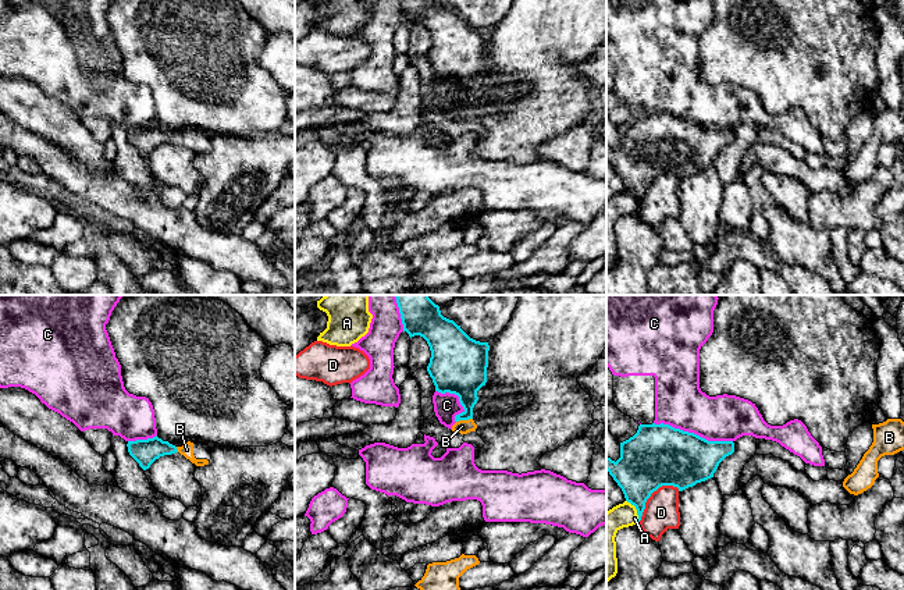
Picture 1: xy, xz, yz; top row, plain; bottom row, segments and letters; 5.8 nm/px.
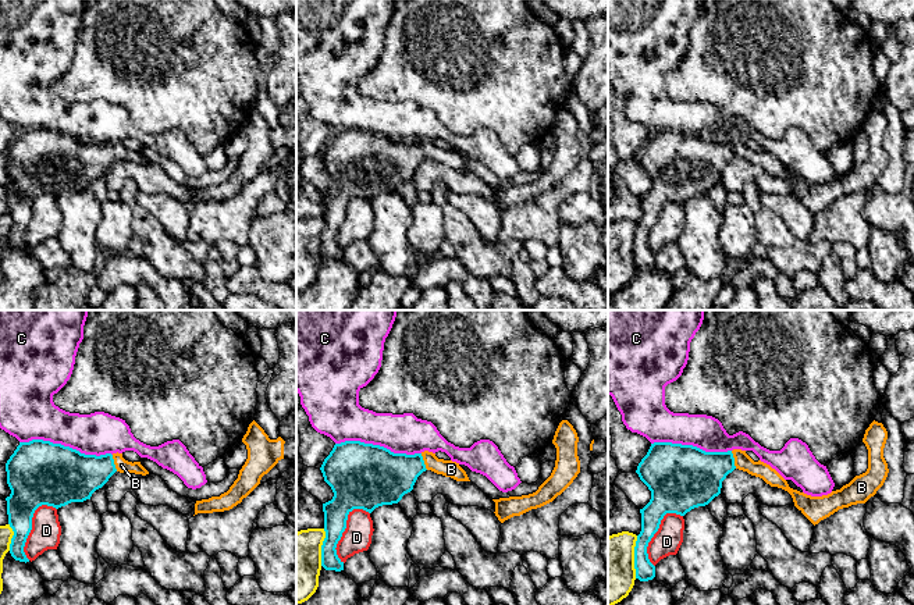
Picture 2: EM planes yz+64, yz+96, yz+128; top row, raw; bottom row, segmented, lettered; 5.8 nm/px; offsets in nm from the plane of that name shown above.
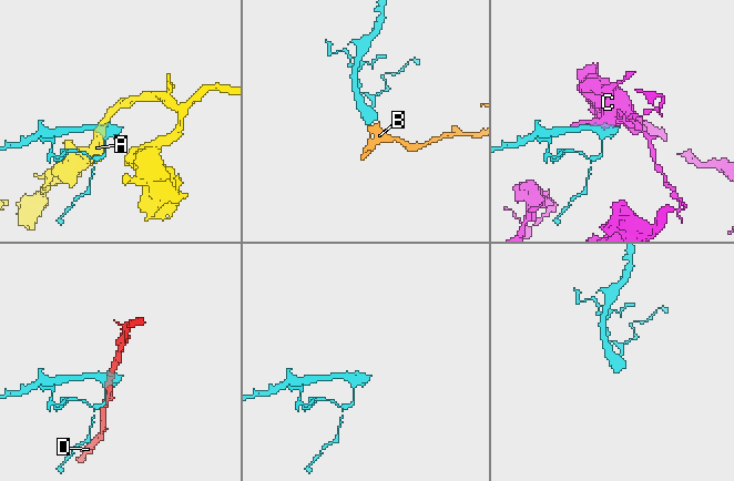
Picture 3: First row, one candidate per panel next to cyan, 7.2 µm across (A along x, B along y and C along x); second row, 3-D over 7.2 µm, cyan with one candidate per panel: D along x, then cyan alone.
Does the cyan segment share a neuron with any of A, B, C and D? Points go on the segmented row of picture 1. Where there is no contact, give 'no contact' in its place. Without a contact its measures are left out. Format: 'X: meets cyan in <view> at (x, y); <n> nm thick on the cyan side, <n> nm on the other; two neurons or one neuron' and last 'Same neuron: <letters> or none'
A: meets cyan in yz at (637, 511); 300 nm thick on the cyan side, 140 nm on the other; two neurons
B: meets cyan in xz at (463, 419); 240 nm thick on the cyan side, 80 nm on the other; one neuron
C: meets cyan in yz at (693, 433); 360 nm thick on the cyan side, 280 nm on the other; two neurons
D: meets cyan in yz at (648, 497); 360 nm thick on the cyan side, 200 nm on the other; two neurons
Same neuron: B

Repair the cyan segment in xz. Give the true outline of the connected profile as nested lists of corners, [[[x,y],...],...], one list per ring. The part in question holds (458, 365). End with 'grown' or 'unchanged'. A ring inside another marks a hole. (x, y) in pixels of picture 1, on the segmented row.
[[[395,295],[403,331],[423,337],[431,351],[427,372],[435,391],[455,394],[463,412],[455,416],[452,431],[476,431],[473,408],[477,391],[487,383],[488,342],[470,338],[453,320],[441,314],[428,295]]]; grown

